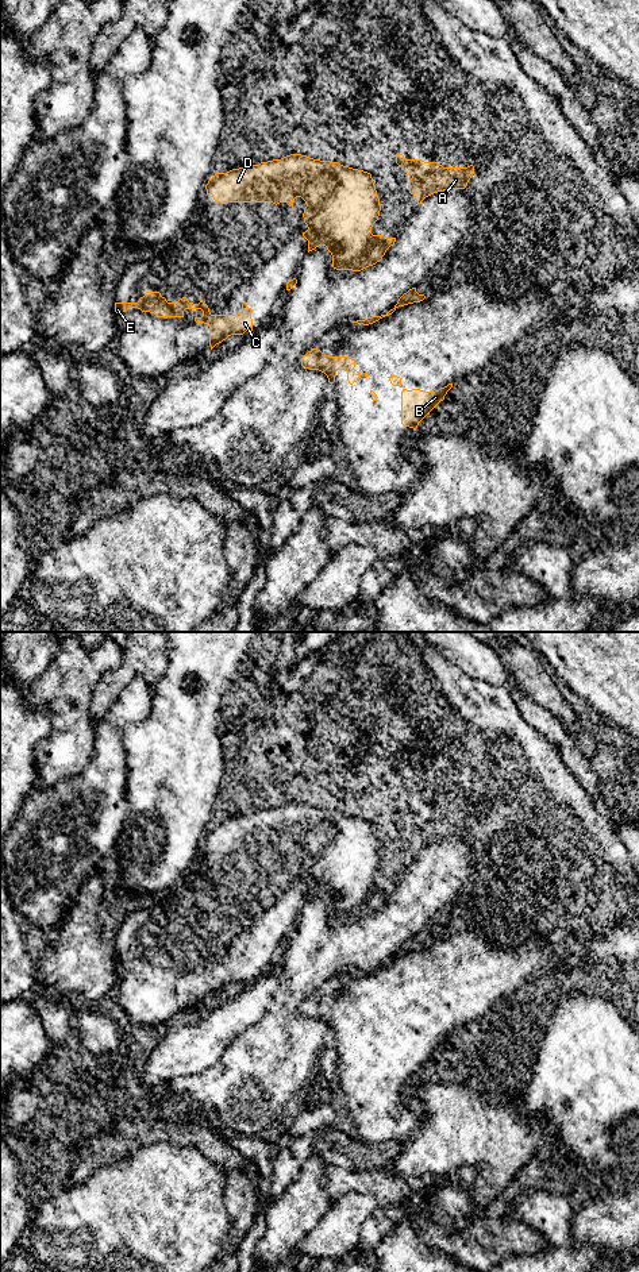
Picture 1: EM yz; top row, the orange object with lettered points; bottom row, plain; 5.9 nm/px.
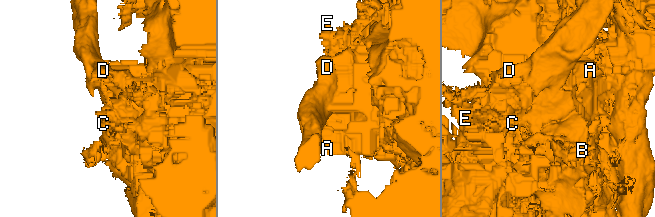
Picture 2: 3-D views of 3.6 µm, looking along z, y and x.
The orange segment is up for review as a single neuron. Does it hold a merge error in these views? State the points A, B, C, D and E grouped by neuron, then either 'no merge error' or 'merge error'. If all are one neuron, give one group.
A B C E / D; merge error

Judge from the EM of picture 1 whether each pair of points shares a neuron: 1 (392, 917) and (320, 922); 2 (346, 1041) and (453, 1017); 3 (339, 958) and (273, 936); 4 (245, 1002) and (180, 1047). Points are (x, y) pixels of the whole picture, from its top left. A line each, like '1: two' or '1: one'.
1: one
2: one
3: two
4: one

